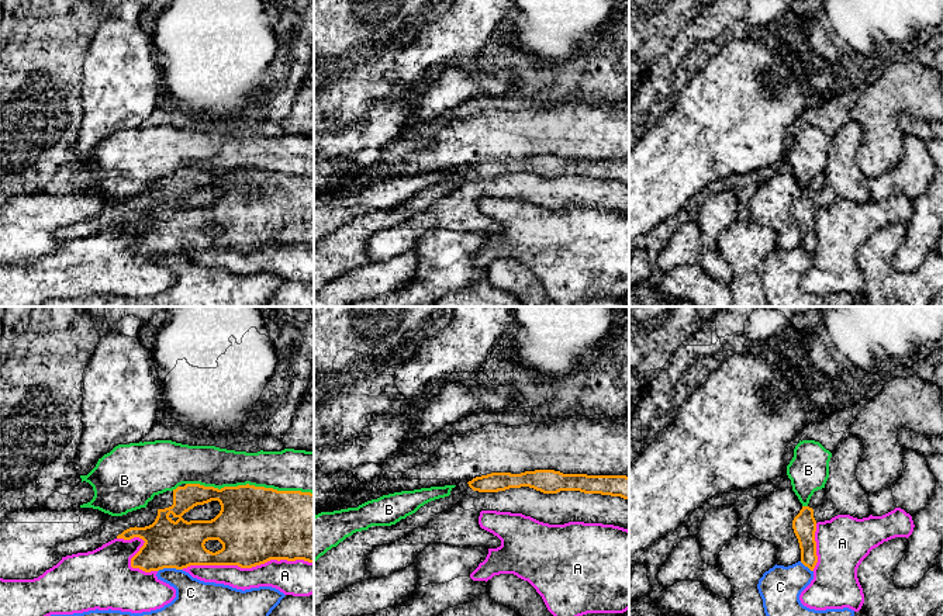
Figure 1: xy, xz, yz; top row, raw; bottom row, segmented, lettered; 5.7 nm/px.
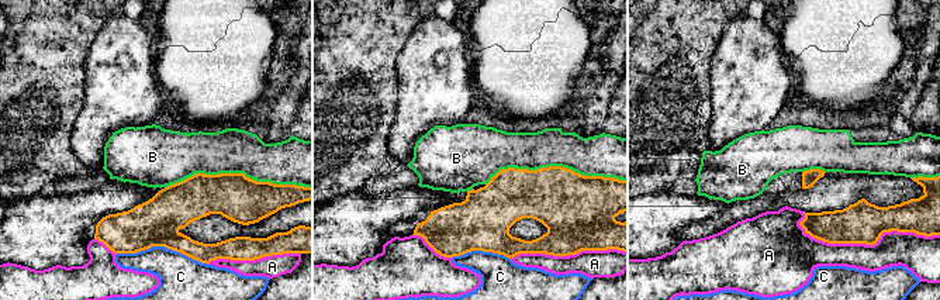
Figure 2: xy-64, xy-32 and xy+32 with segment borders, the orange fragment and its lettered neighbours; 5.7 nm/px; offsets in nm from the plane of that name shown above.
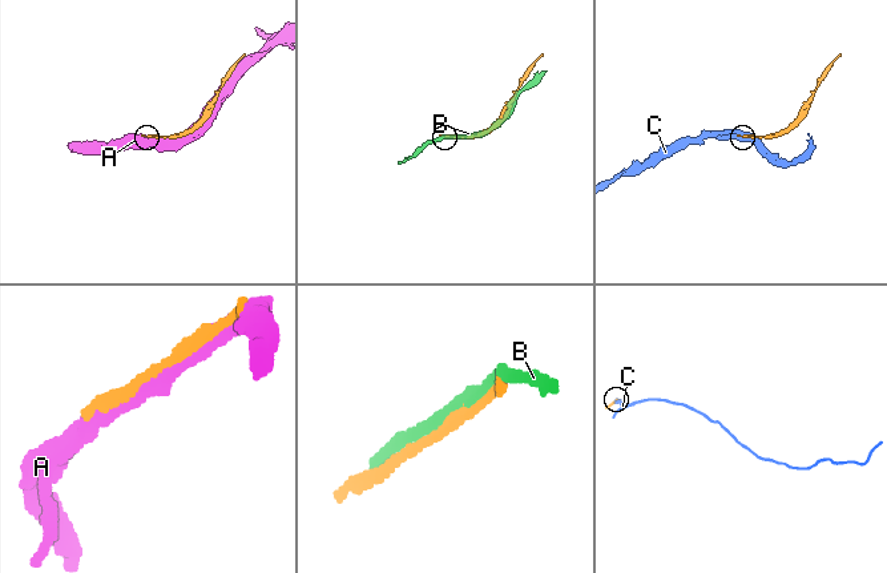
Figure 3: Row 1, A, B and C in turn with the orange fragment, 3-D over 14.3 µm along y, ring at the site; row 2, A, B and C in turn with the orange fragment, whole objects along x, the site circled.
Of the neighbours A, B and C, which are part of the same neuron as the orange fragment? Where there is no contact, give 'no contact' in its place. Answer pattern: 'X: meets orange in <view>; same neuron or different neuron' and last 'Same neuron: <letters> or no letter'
A: meets orange in xy; different neuron
B: meets orange in xy; different neuron
C: meets orange in xy; different neuron
Same neuron: no letter

